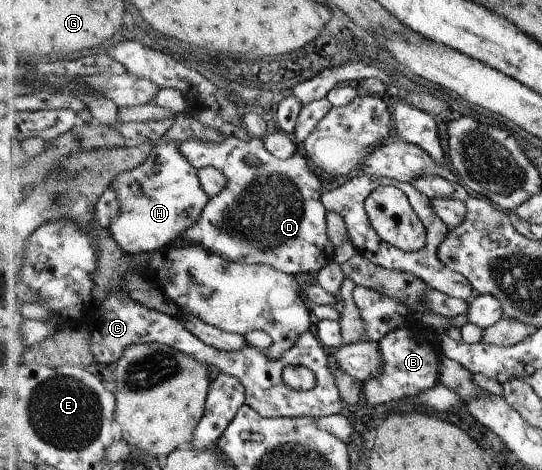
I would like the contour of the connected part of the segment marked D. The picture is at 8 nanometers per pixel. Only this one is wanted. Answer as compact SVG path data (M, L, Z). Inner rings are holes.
M231 136L223 143L203 143L199 139L191 139L182 143L181 151L185 157L197 167L219 167L227 177L229 185L225 191L211 198L207 204L199 223L189 229L185 235L178 236L174 241L175 247L185 245L203 245L213 253L229 261L249 261L253 264L271 265L277 271L287 275L297 273L312 273L323 269L329 262L333 262L333 247L327 241L325 229L325 208L322 199L319 199L319 179L309 169L307 161L299 155L299 150L289 159L279 159L267 151L260 139L244 141L239 137ZM249 157L255 157L259 163L251 165Z

